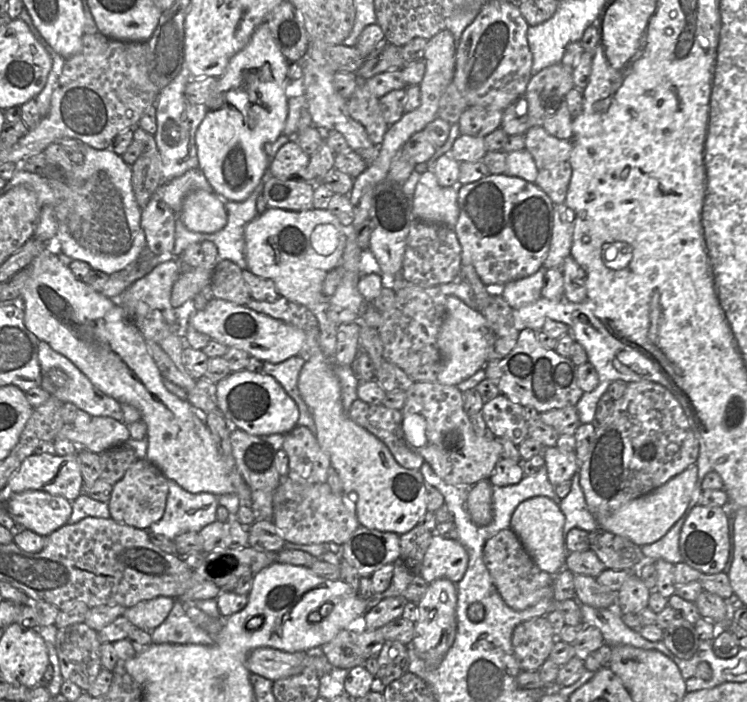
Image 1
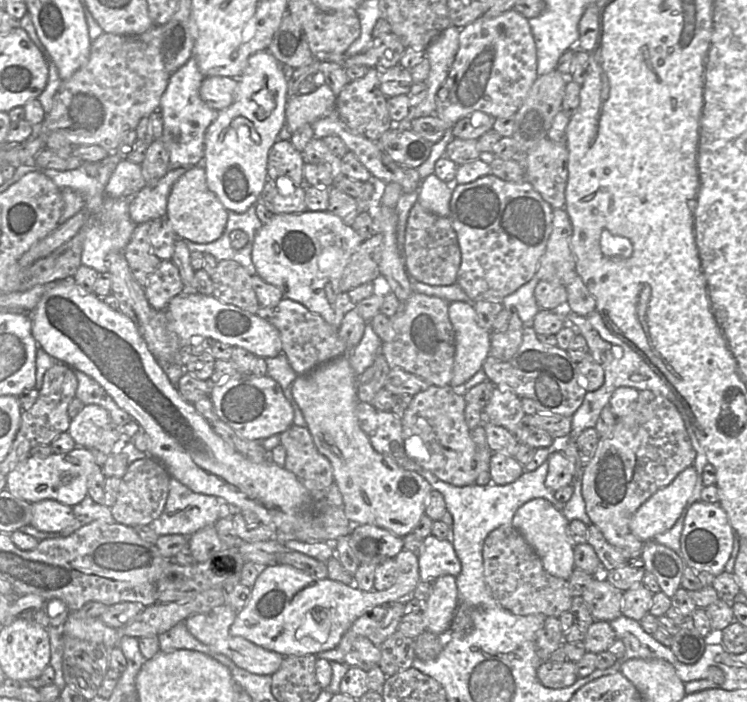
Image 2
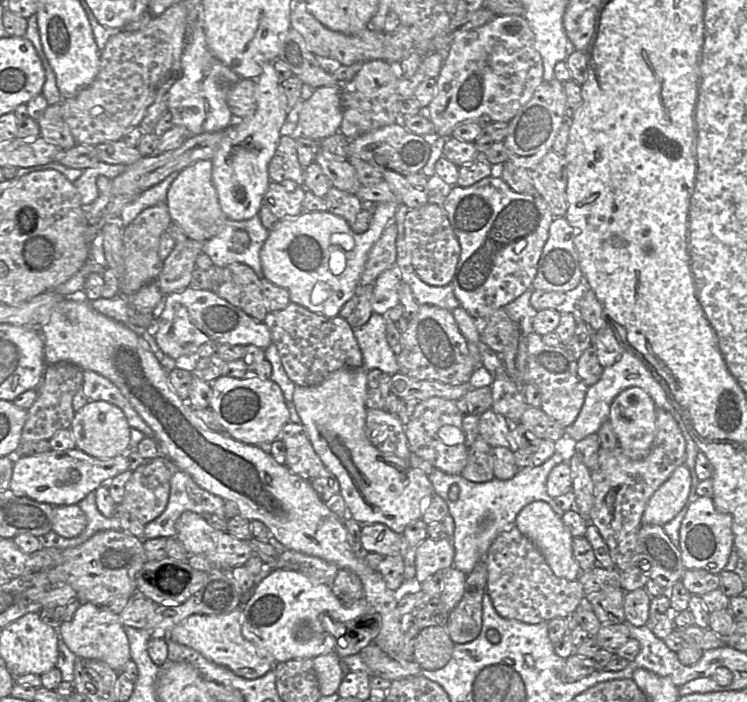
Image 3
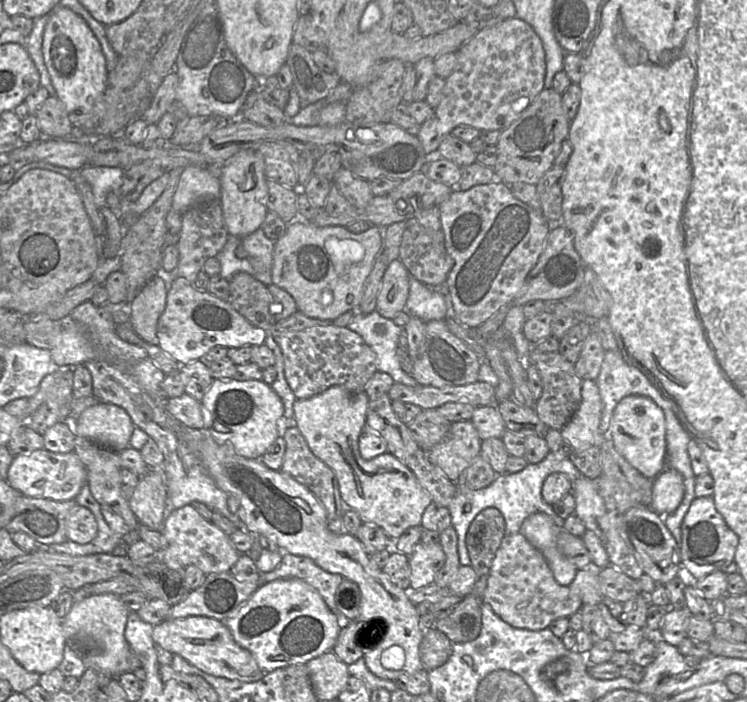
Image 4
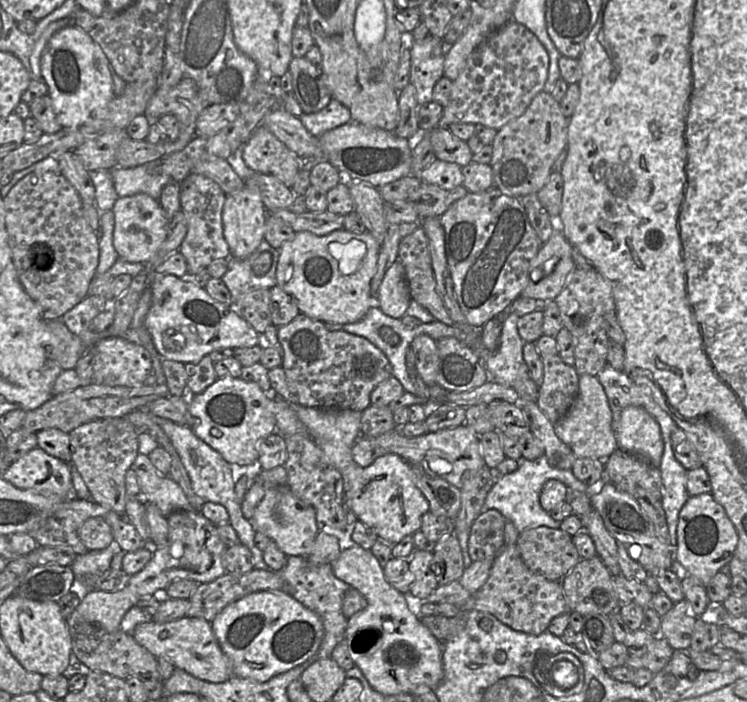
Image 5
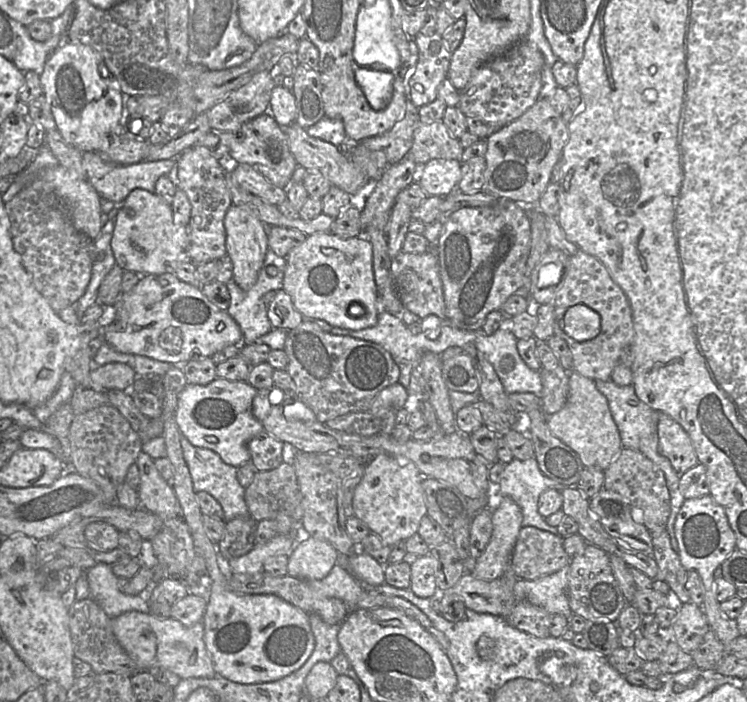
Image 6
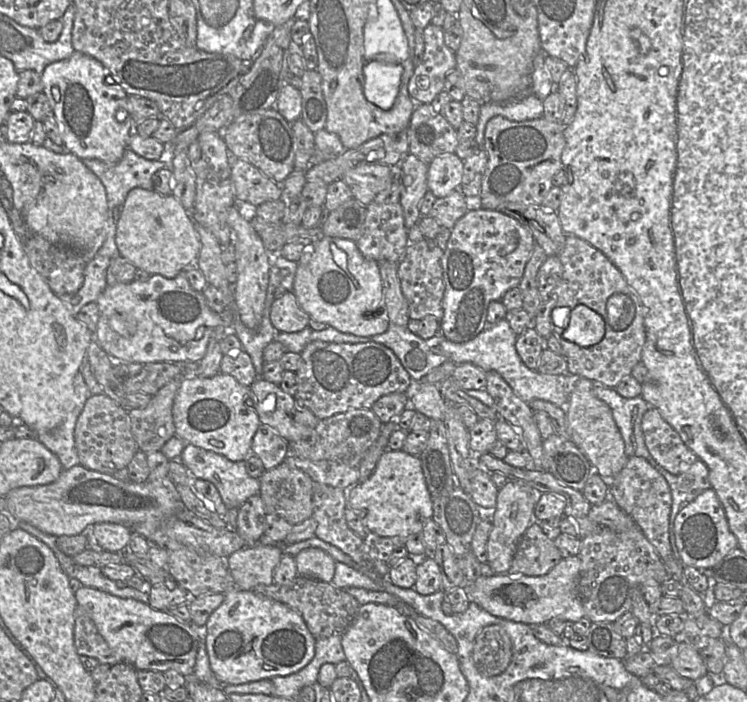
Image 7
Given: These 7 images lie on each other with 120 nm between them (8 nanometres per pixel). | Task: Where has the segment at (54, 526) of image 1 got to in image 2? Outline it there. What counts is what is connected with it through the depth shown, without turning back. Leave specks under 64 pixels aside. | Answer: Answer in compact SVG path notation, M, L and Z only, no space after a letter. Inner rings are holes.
M44 499L32 504L30 525L39 531L60 532L74 523L73 507L55 499Z

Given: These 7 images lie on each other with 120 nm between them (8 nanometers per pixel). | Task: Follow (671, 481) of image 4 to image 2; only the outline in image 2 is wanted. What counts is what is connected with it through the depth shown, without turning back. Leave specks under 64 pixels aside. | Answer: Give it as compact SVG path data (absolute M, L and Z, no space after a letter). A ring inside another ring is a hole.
M690 466L682 471L669 485L655 492L632 516L630 521L631 532L640 541L645 543L655 539L658 534L664 533L672 528L691 497L696 481L696 469L694 466Z

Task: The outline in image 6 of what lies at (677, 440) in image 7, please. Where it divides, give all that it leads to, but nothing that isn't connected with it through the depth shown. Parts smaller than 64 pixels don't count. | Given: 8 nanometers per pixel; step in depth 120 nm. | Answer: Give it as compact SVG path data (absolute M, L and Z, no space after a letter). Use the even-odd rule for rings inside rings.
M659 414L657 424L659 452L680 475L698 464L695 447L683 427L667 414Z

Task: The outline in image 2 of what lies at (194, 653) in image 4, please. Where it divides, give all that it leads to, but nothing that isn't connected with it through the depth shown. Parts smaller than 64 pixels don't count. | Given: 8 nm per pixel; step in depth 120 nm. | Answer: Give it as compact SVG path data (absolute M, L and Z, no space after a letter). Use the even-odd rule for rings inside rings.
M224 604L212 609L209 612L192 615L185 620L186 627L190 634L203 644L210 646L214 651L230 658L236 666L252 674L273 675L281 666L284 656L267 650L240 636L230 634L230 627L233 624L236 610Z

